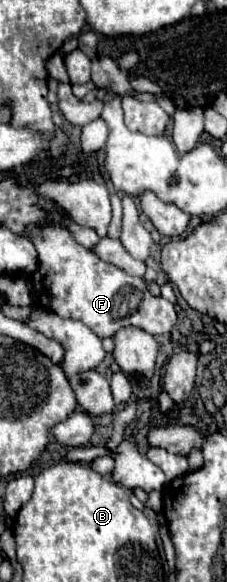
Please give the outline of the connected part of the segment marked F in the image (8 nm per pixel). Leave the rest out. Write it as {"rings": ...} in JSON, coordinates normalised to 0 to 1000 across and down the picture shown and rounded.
{"rings":[[[216,388],[181,399],[110,399],[172,433],[172,464],[145,471],[163,515],[278,546],[383,557],[436,581],[498,577],[533,560],[604,560],[674,577],[709,577],[780,553],[771,526],[718,509],[674,509],[639,495],[639,481],[568,474],[551,464],[463,454],[410,430],[366,426],[286,392]]]}

